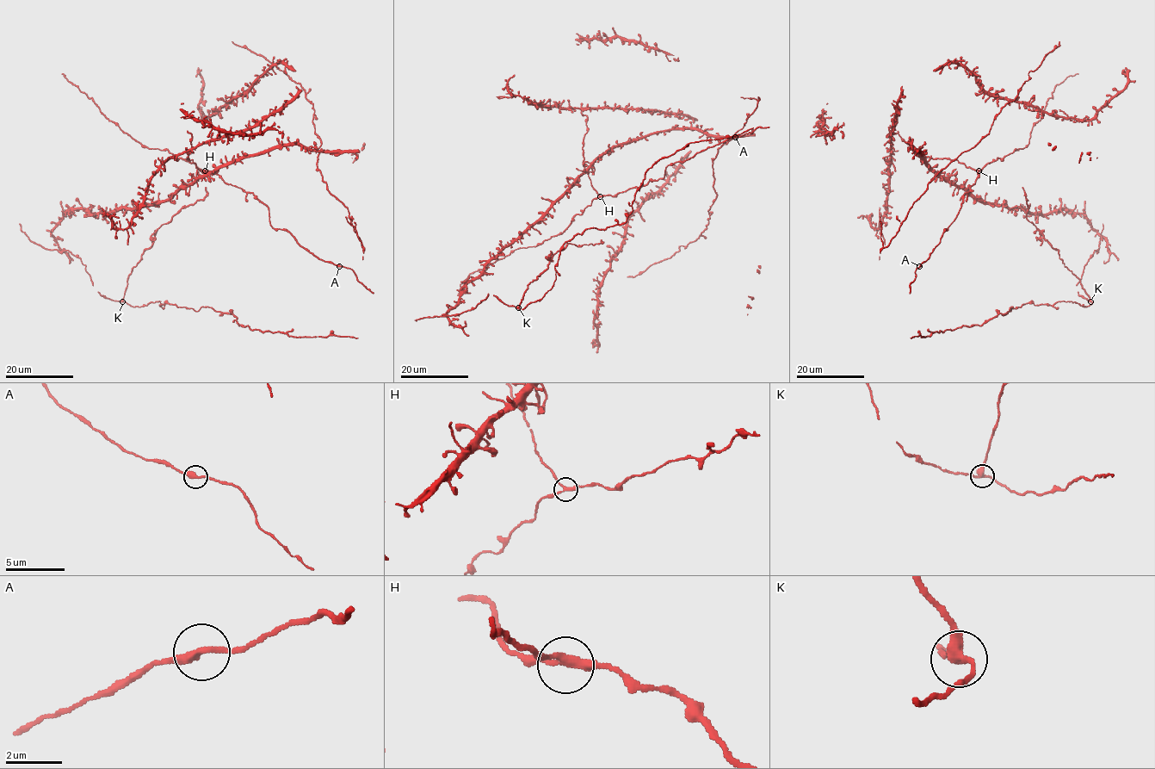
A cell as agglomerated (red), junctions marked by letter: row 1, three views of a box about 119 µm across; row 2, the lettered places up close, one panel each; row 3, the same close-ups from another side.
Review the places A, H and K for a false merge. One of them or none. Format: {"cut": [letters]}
{"cut": ["K"]}

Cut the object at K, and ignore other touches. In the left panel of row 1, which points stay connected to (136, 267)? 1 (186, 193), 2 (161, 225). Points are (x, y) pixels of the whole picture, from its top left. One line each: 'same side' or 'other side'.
1: other side
2: same side

